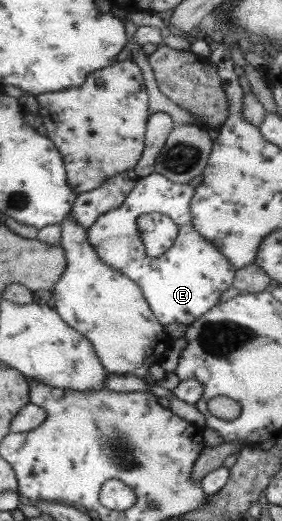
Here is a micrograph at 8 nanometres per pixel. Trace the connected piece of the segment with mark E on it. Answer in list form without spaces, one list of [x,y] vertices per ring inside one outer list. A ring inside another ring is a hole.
[[[153,172],[139,179],[137,185],[132,188],[121,207],[104,213],[87,229],[87,240],[96,250],[98,257],[106,265],[122,273],[122,275],[138,285],[138,288],[142,290],[145,299],[149,303],[154,317],[163,326],[168,325],[168,323],[184,323],[184,325],[189,326],[220,301],[220,295],[232,286],[236,274],[236,267],[229,262],[229,259],[194,229],[192,214],[190,214],[194,192],[194,188],[188,184],[170,181],[166,177]],[[150,213],[160,213],[170,217],[170,220],[179,229],[178,240],[172,244],[172,247],[166,253],[155,258],[149,258],[146,255],[145,245],[142,243],[137,226],[138,217]]]

